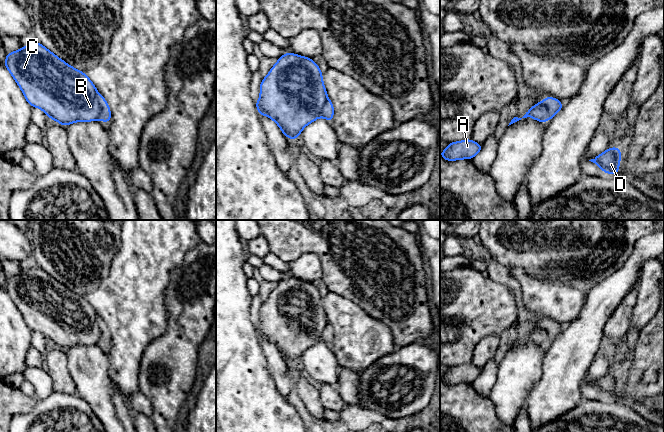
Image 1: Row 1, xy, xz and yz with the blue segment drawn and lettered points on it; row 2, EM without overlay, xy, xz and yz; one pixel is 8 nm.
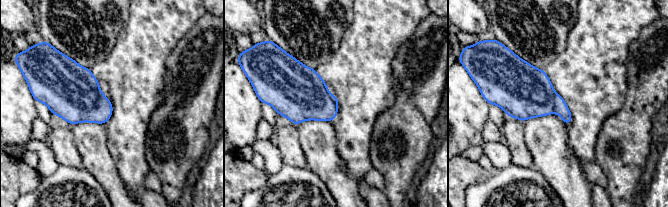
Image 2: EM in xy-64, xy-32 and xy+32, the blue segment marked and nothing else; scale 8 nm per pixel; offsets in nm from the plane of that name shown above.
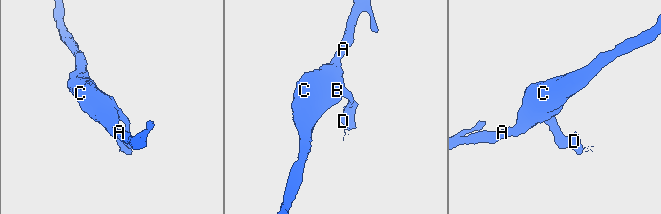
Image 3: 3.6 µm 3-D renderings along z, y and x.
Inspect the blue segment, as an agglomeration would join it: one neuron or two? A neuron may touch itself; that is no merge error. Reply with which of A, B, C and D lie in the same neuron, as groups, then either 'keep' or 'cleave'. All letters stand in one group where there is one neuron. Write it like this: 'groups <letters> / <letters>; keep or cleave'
groups A B C / D; cleave

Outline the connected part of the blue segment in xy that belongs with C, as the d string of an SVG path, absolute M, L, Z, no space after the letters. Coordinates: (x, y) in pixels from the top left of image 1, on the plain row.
M37 266L21 271L21 273L16 276L7 277L4 289L21 312L27 326L32 331L43 334L49 342L56 344L59 348L66 351L73 346L88 346L101 343L100 319L85 296L78 295L74 291L68 289L41 267Z

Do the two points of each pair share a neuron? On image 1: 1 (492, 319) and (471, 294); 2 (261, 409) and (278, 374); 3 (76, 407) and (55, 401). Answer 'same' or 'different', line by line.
1: same
2: different
3: same

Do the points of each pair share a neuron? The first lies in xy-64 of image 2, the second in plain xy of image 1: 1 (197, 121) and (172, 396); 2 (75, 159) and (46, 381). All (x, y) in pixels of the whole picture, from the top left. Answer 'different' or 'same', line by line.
1: same
2: different

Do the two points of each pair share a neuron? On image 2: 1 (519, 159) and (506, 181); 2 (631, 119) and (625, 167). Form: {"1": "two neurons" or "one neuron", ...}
{"1": "two neurons", "2": "one neuron"}

